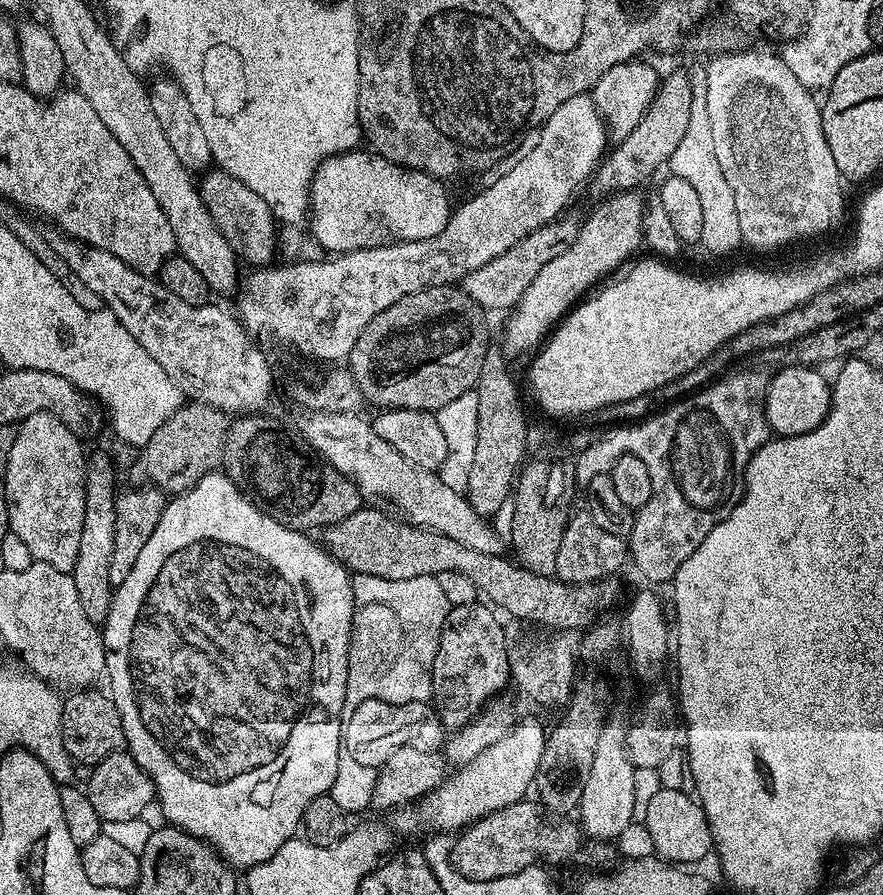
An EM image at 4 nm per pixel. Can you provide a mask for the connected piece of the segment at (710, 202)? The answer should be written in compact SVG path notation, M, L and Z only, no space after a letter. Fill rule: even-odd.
M703 106L693 111L690 126L686 126L686 138L678 142L666 168L671 175L686 178L686 182L694 186L698 199L702 201L702 234L698 241L699 247L704 247L716 256L724 256L736 247L741 247L742 230L738 230L734 190L730 190L730 182L726 182L726 174L722 174L722 166L718 166L718 154L714 154L714 138L710 134L710 118Z

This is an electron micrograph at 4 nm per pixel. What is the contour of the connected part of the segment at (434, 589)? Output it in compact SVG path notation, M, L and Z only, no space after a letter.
M355 574L352 593L354 610L352 637L348 643L345 713L352 712L367 700L391 704L431 701L434 658L450 607L436 577L391 580Z

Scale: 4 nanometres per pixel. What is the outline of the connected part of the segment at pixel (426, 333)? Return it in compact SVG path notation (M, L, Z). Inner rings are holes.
M443 284L418 290L382 310L382 314L364 327L362 334L358 334L358 342L354 342L346 367L369 405L377 404L380 410L401 408L434 414L442 406L454 402L454 398L473 391L479 384L485 371L484 359L488 356L488 324L484 316L485 309L479 308L463 287Z

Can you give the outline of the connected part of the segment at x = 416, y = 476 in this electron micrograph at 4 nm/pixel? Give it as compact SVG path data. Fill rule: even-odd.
M311 410L305 411L300 415L304 416L297 418L296 424L294 423L295 431L300 433L301 438L306 441L307 444L309 444L309 446L311 446L311 448L313 448L326 463L330 466L334 466L334 470L338 470L346 478L350 478L354 483L356 483L356 489L358 489L361 497L363 497L365 501L375 502L381 509L391 510L397 517L399 517L399 519L409 524L415 524L418 528L429 528L438 534L446 534L446 538L454 538L454 542L462 542L462 546L470 546L470 550L478 550L478 554L492 554L494 556L499 556L505 551L503 549L506 548L505 541L503 539L500 541L499 534L496 533L490 525L488 525L491 523L489 523L485 517L479 516L479 514L472 509L471 505L468 504L467 499L465 499L461 493L450 490L450 486L446 486L446 482L442 482L435 471L420 468L416 464L411 464L406 458L402 458L402 454L398 454L398 452L394 450L388 442L383 441L382 438L378 438L378 434L372 428L371 423L369 423L367 419L365 421L363 420L363 415L354 412L313 412Z

